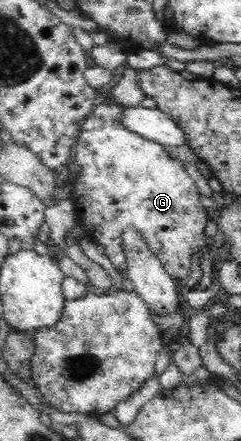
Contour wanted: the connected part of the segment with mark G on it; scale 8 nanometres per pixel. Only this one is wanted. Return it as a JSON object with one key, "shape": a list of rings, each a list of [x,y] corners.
{"shape":[[[102,103],[80,125],[72,156],[80,170],[77,179],[73,180],[75,192],[71,197],[77,209],[77,217],[85,229],[86,237],[96,244],[105,245],[104,254],[119,273],[127,269],[121,231],[133,227],[142,234],[142,239],[170,276],[176,280],[186,279],[191,272],[191,256],[206,247],[212,247],[212,239],[208,240],[204,234],[204,227],[209,220],[208,211],[200,202],[198,188],[186,172],[184,164],[176,156],[169,154],[167,147],[126,129],[121,123],[124,111],[124,107],[118,104]]]}

